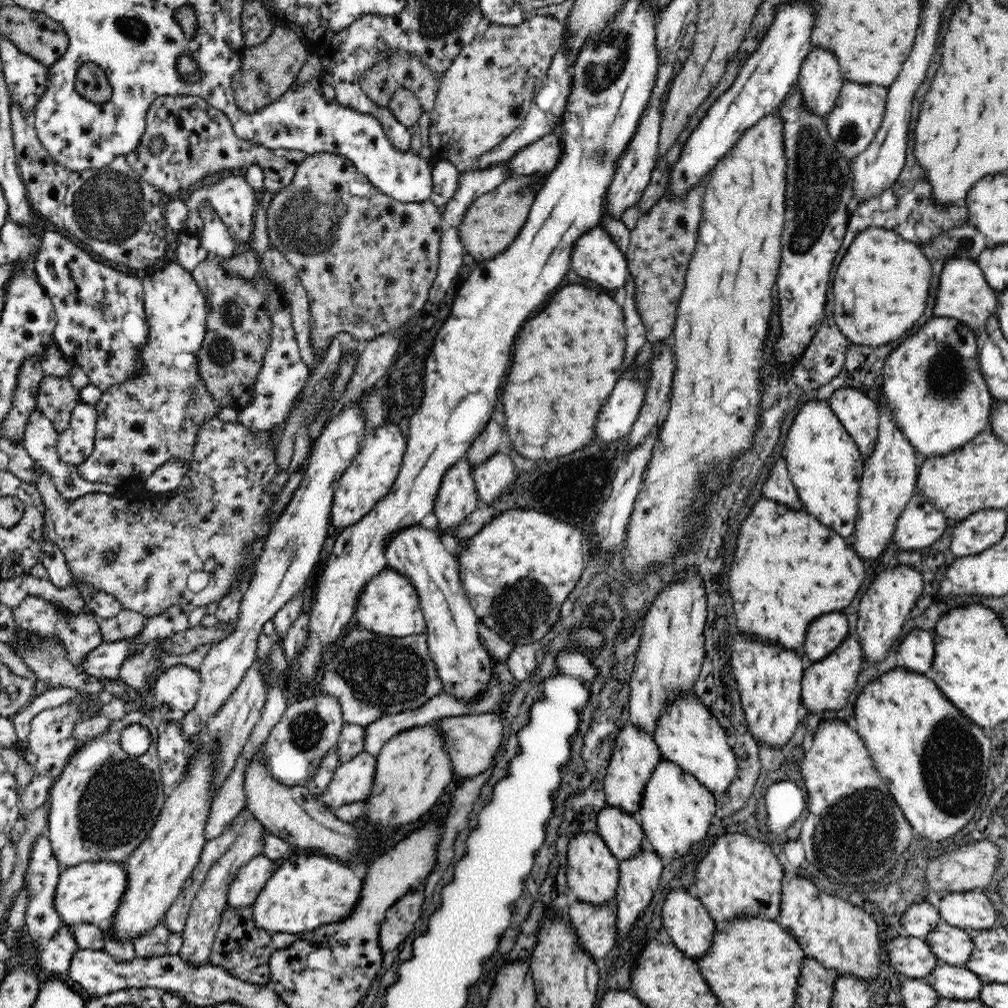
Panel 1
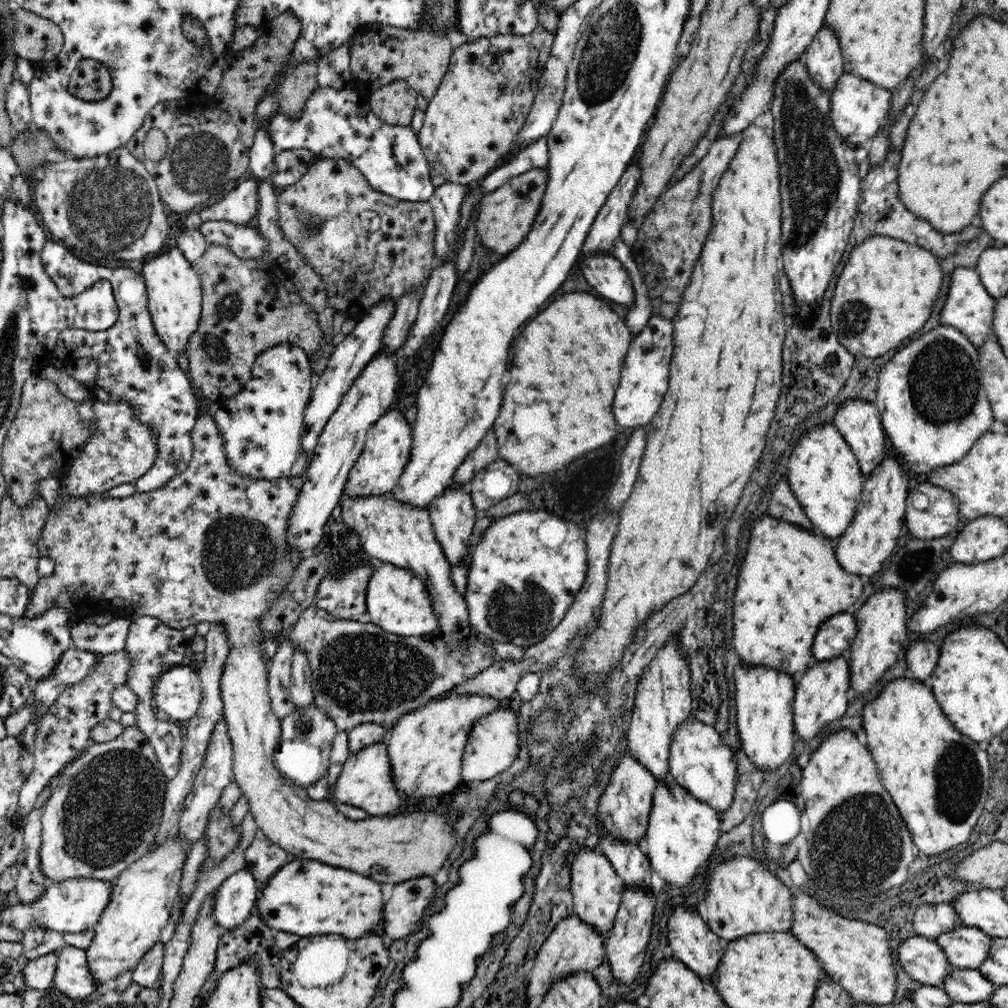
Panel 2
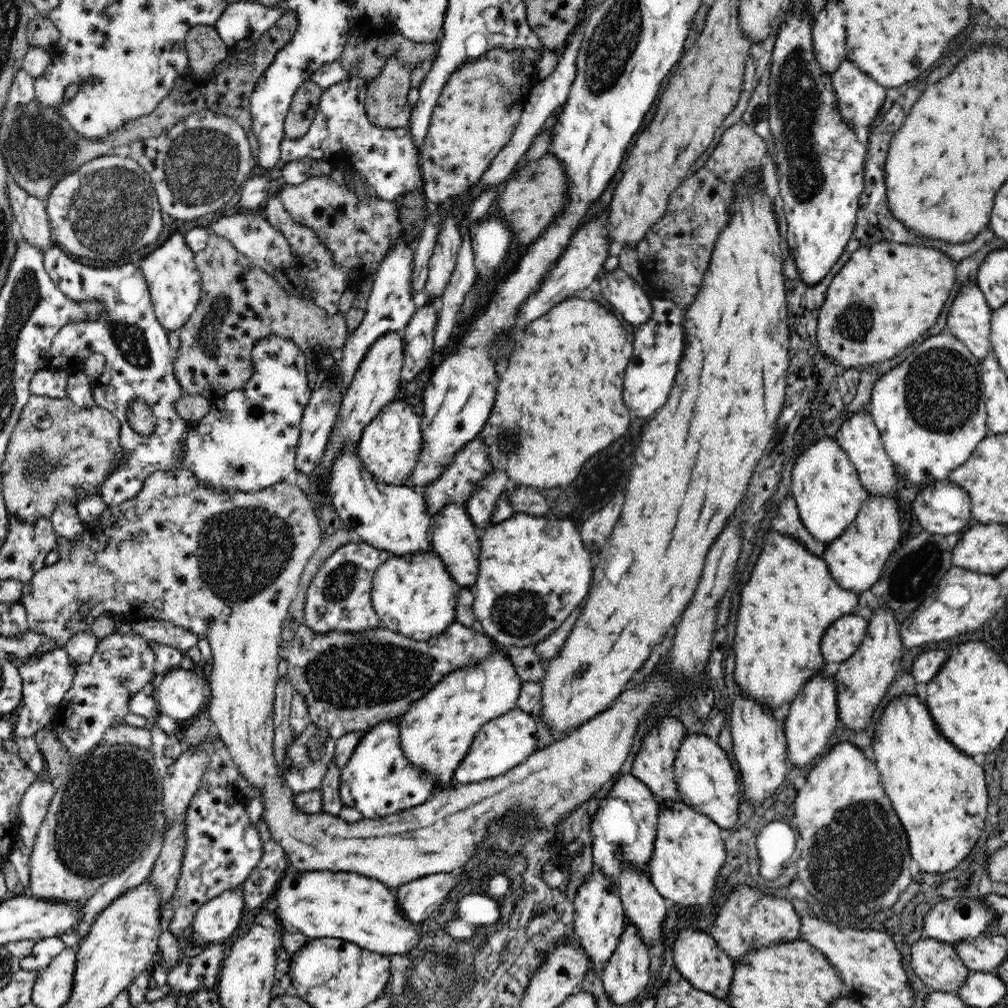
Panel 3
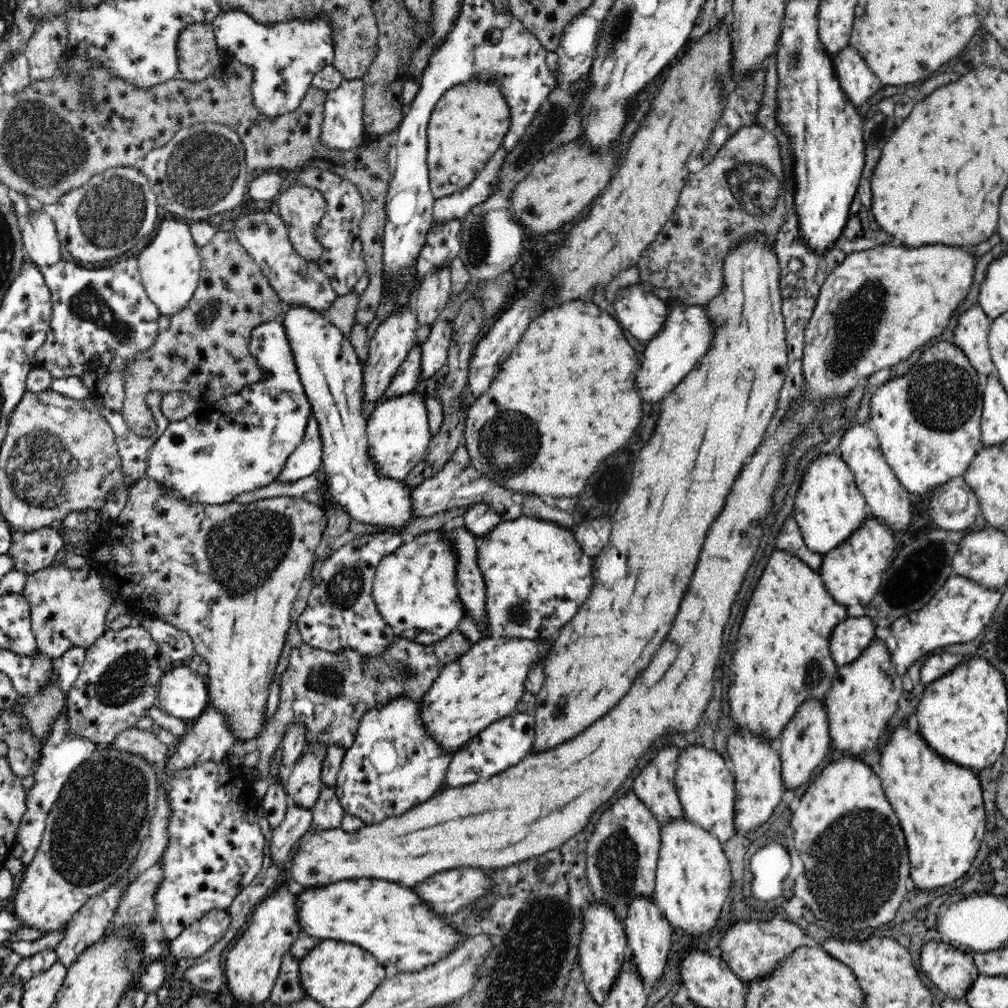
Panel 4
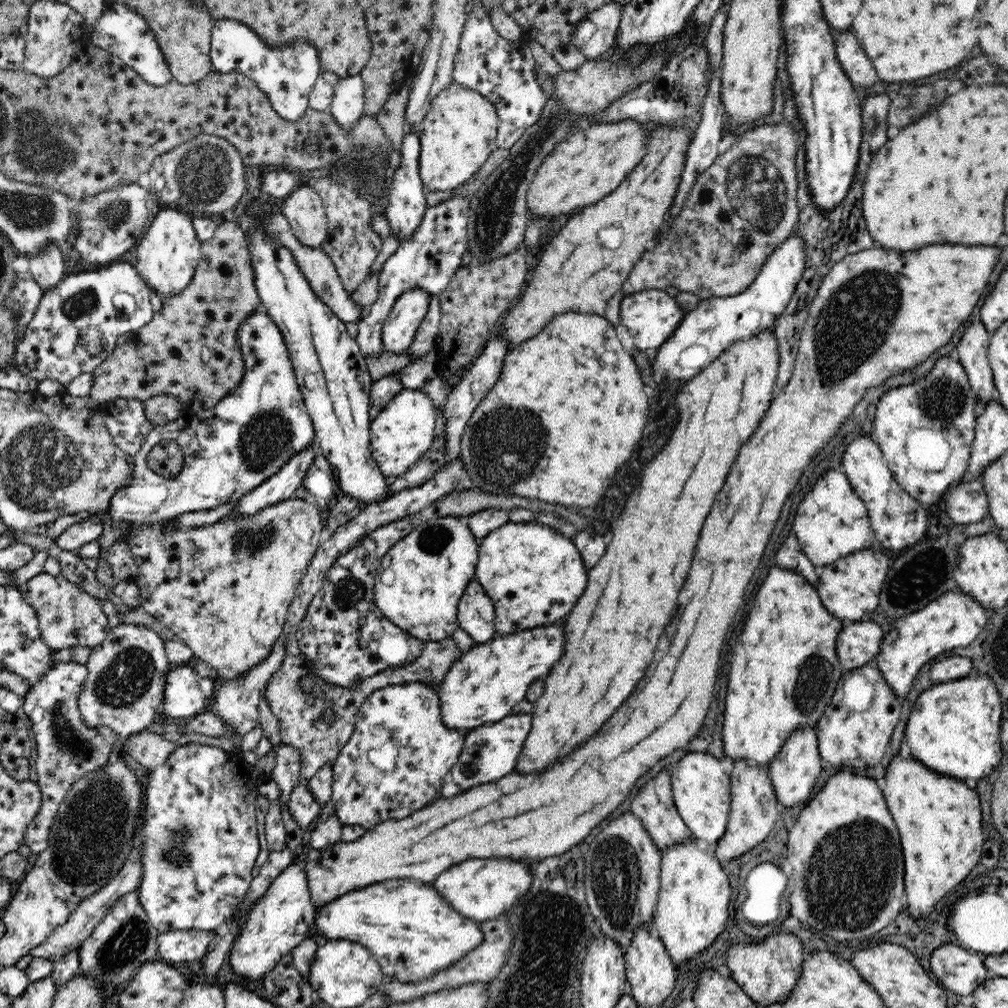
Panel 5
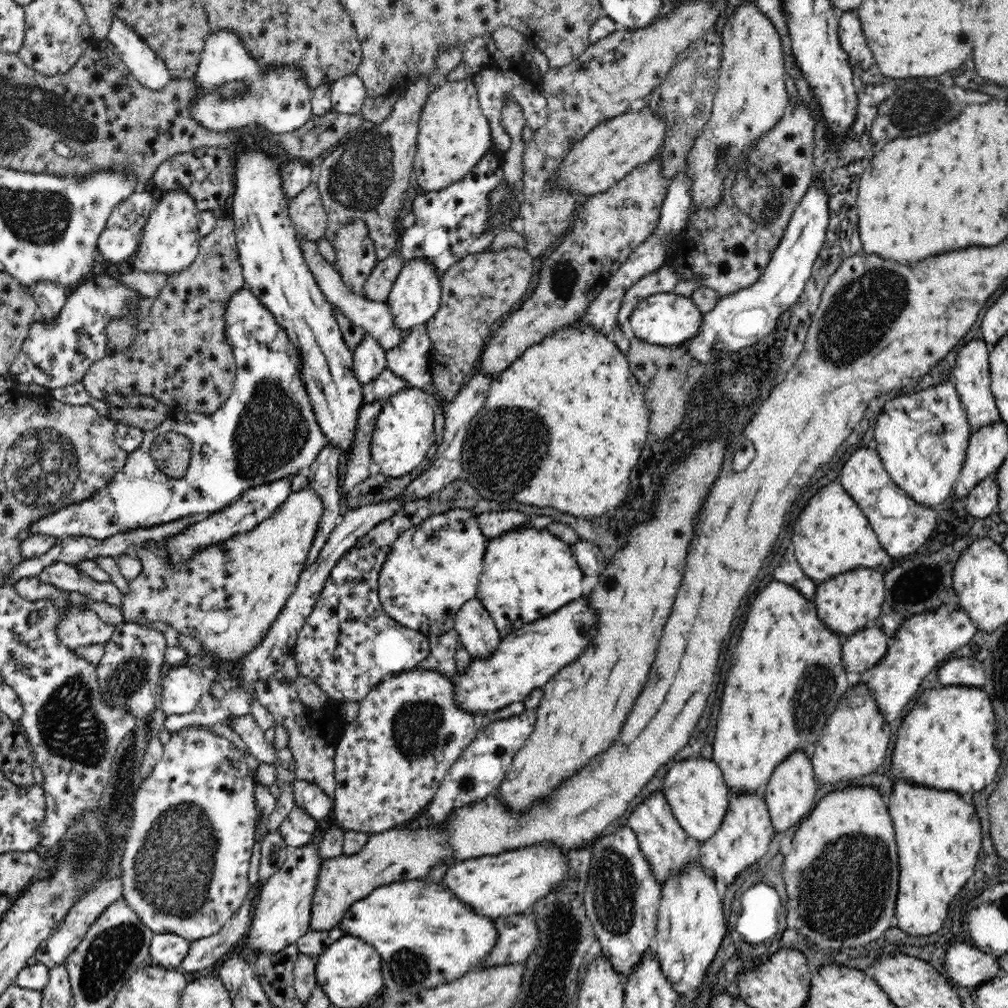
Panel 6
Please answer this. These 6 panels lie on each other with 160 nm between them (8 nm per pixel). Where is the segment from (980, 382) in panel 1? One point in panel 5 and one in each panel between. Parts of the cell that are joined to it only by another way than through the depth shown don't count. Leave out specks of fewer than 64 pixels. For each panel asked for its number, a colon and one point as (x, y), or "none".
2: (933, 407)
3: (930, 410)
4: (928, 423)
5: (925, 431)

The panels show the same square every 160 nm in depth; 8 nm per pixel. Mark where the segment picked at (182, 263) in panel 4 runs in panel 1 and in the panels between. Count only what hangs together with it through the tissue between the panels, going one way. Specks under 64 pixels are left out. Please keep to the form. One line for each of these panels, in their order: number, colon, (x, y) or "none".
1: (144, 422)
2: (174, 289)
3: (174, 282)

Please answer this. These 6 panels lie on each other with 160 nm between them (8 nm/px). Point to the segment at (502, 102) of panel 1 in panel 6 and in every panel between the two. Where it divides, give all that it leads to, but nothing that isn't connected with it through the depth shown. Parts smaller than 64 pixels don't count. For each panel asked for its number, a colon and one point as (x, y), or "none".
2: (487, 92)
3: (477, 112)
4: (467, 126)
5: (459, 131)
6: (453, 134)

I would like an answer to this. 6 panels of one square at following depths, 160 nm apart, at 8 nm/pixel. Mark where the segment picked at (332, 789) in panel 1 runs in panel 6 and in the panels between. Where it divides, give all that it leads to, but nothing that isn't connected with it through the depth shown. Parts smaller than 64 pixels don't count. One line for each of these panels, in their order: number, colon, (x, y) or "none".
2: (366, 781)
3: (377, 780)
4: (394, 764)
5: (393, 765)
6: (389, 762)

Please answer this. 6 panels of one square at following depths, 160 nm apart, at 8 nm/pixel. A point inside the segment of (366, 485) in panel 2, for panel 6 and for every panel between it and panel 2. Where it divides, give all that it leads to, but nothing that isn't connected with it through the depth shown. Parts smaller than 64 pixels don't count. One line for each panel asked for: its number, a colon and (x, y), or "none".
3: (390, 446)
4: (398, 433)
5: (403, 432)
6: (404, 430)

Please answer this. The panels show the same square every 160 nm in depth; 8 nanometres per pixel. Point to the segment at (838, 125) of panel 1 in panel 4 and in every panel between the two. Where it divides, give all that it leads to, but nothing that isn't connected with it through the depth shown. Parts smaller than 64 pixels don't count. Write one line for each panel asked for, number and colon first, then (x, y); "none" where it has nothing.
2: (859, 107)
3: (859, 97)
4: (857, 80)

